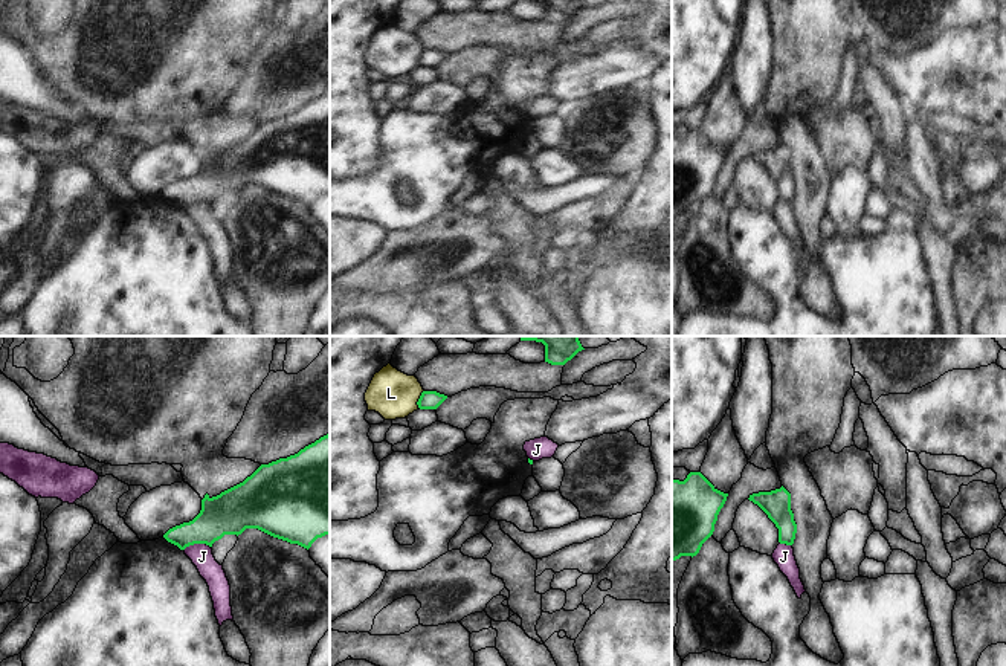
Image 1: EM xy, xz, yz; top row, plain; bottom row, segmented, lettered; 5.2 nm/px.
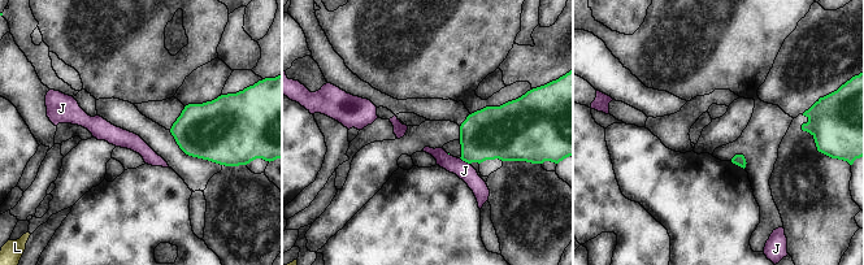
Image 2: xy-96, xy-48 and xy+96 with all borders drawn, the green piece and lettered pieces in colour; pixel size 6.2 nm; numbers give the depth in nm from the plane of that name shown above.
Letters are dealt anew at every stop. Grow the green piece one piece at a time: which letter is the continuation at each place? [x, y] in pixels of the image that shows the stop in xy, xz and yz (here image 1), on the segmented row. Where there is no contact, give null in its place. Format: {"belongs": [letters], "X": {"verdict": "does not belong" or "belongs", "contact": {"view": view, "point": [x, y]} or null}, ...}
{"belongs": [], "J": {"verdict": "does not belong", "contact": {"view": "xy", "point": [196, 543]}}, "L": {"verdict": "does not belong", "contact": {"view": "xz", "point": [419, 399]}}}

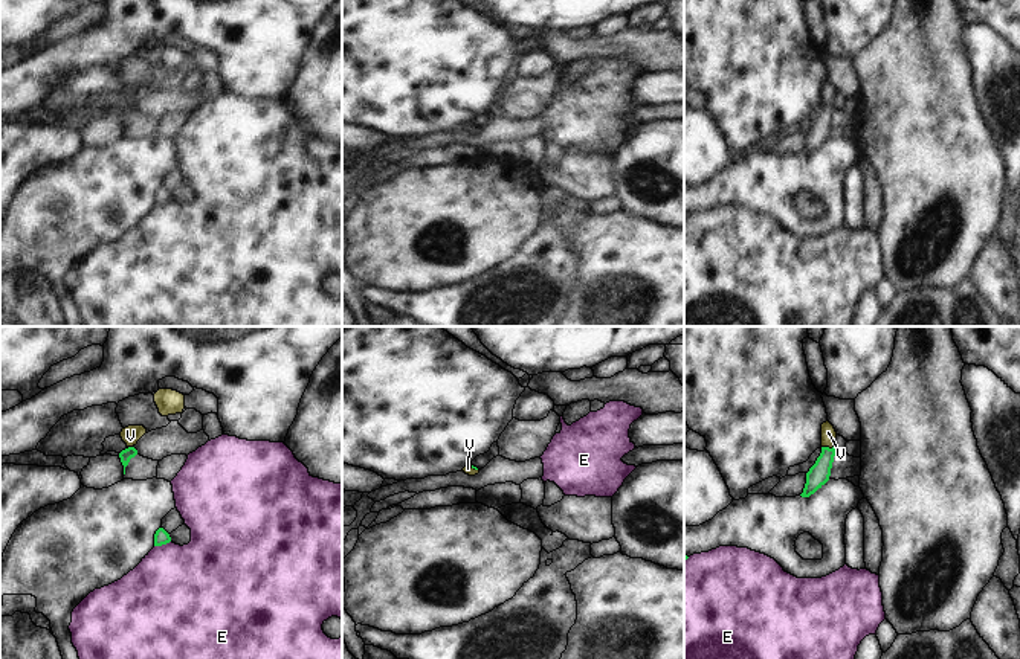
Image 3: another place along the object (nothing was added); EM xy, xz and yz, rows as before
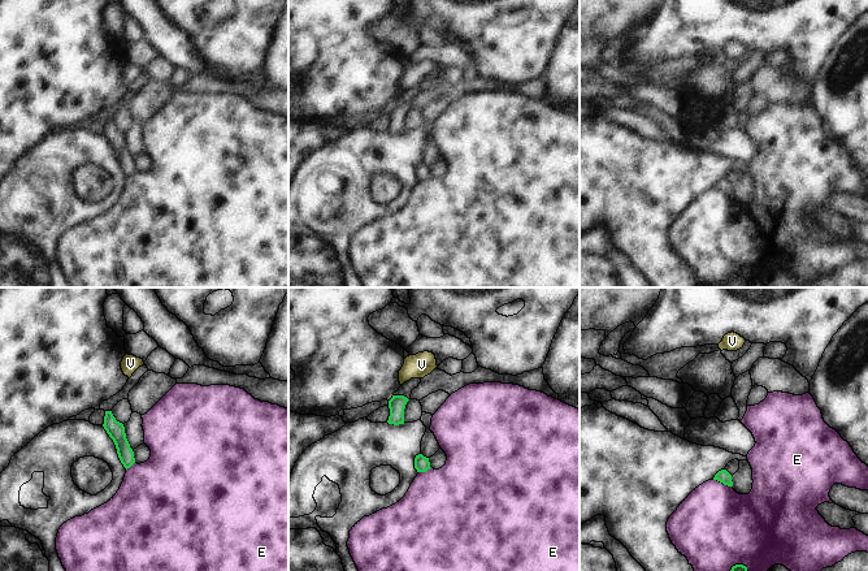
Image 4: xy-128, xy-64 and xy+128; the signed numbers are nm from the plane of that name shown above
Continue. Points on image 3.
{"belongs": ["V"], "E": {"verdict": "does not belong", "contact": {"view": "xy", "point": [162, 543]}}, "V": {"verdict": "belongs", "contact": {"view": "yz", "point": [828, 447]}}}

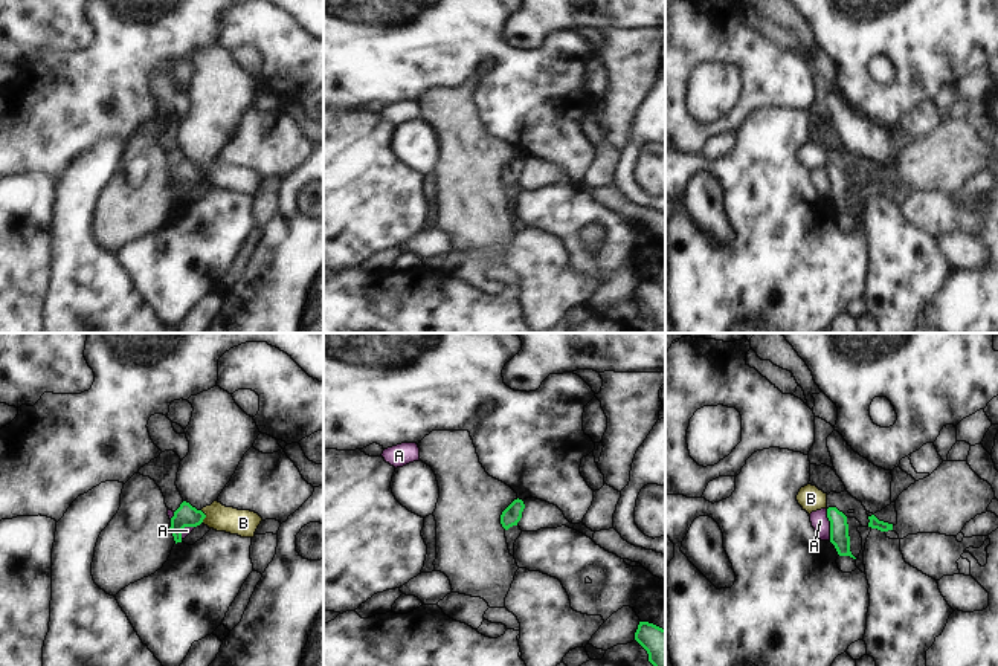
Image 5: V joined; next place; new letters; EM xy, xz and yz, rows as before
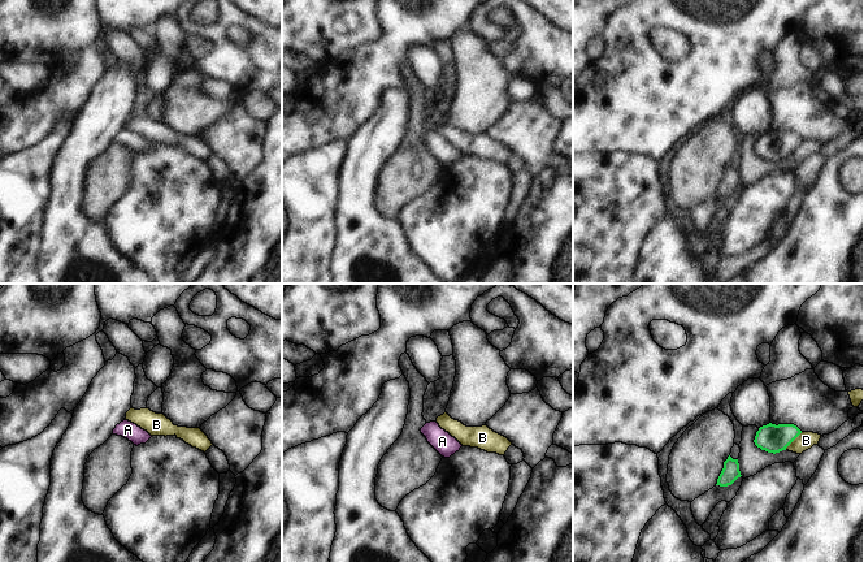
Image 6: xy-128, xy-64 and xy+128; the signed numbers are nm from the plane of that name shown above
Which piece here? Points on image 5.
{"belongs": [], "A": {"verdict": "does not belong", "contact": {"view": "yz", "point": [830, 524]}}, "B": {"verdict": "does not belong", "contact": {"view": "xy", "point": [205, 517]}}}

